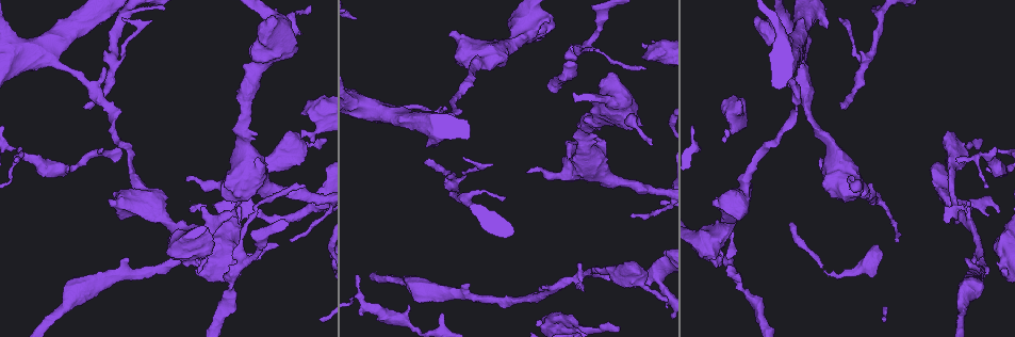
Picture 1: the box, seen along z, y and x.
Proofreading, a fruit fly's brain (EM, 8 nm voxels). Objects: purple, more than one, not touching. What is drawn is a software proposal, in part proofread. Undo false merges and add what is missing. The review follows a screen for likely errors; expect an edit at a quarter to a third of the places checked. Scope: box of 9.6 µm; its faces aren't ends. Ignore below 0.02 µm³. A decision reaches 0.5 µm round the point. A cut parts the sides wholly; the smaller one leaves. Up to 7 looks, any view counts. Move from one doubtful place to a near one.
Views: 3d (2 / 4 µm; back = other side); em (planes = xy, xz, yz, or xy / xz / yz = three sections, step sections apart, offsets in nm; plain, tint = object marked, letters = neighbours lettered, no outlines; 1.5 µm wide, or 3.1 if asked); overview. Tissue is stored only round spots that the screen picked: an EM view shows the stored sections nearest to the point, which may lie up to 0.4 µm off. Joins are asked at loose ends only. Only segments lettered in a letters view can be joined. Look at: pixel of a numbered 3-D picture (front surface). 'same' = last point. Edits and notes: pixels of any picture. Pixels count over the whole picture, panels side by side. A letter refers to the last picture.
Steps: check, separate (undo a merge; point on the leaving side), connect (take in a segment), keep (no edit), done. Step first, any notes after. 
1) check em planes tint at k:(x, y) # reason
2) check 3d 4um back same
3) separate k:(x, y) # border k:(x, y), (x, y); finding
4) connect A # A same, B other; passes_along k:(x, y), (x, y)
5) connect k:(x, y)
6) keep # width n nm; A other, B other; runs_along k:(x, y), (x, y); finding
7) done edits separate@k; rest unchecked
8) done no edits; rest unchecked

check em planes tint at 1:(845, 109) # branch stops here

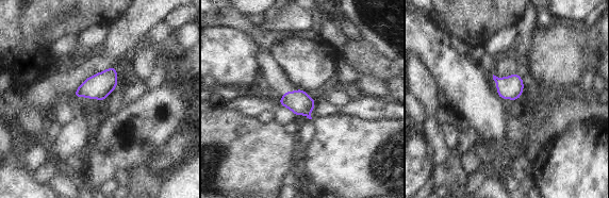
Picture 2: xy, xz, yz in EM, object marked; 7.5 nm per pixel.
check em planes letters same

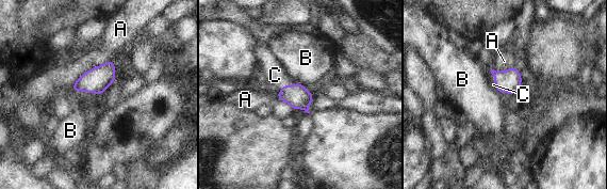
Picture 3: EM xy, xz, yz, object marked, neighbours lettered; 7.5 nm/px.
connect C # longest_contact A 400 nm; A other, B other, C same; passes_along 3:(297, 96), (285, 84), (275, 75); the cell continues

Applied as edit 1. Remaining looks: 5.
check overview # see it whole again

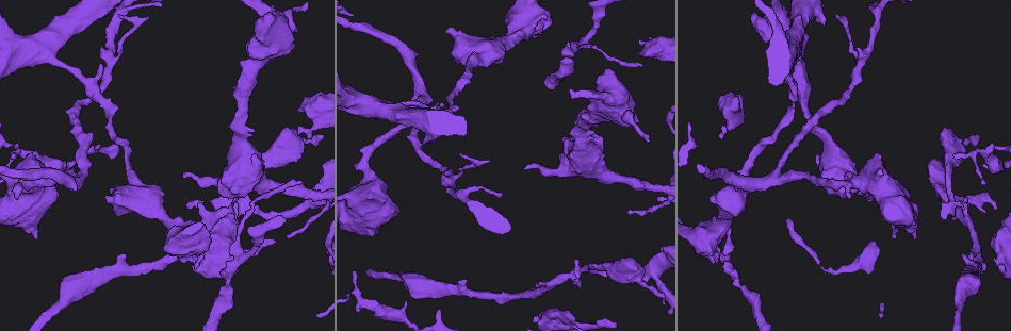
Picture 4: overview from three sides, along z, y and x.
check 3d 4um at 4:(127, 155)

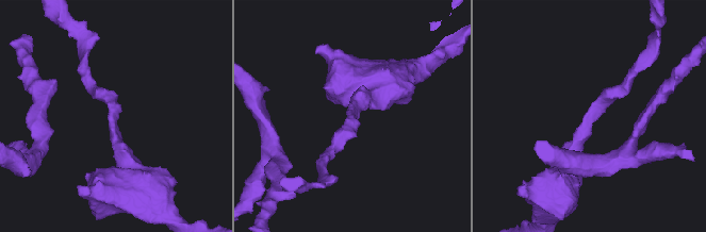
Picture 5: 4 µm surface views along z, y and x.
check em planes letters at 5:(590, 118) # arm_widths 190, 300 nm; shape alone is not enough

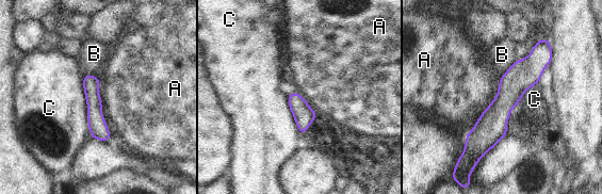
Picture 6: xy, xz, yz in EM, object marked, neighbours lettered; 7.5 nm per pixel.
keep # longest_contact C 460 nm; A other, B other, C other; border 6:(500, 78), (494, 98), (475, 122); one cell here

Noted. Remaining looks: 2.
check em planes letters at 4:(17, 150) # calibre changes

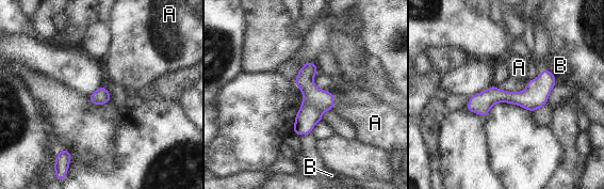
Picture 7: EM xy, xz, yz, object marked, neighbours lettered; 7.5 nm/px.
keep # A other, B other; all the same cell

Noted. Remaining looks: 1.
done edits connect@3; rest unchecked

